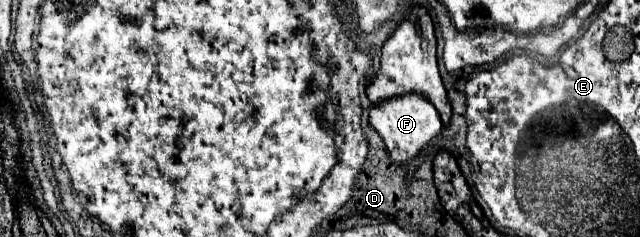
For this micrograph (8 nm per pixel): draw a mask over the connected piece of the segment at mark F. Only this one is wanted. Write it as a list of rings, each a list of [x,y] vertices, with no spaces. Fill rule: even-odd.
[[[406,94],[392,100],[386,100],[382,104],[372,106],[370,110],[370,126],[376,130],[376,134],[384,140],[386,152],[390,162],[394,164],[406,164],[412,158],[420,154],[420,150],[434,140],[442,132],[442,120],[436,108],[418,94]]]

